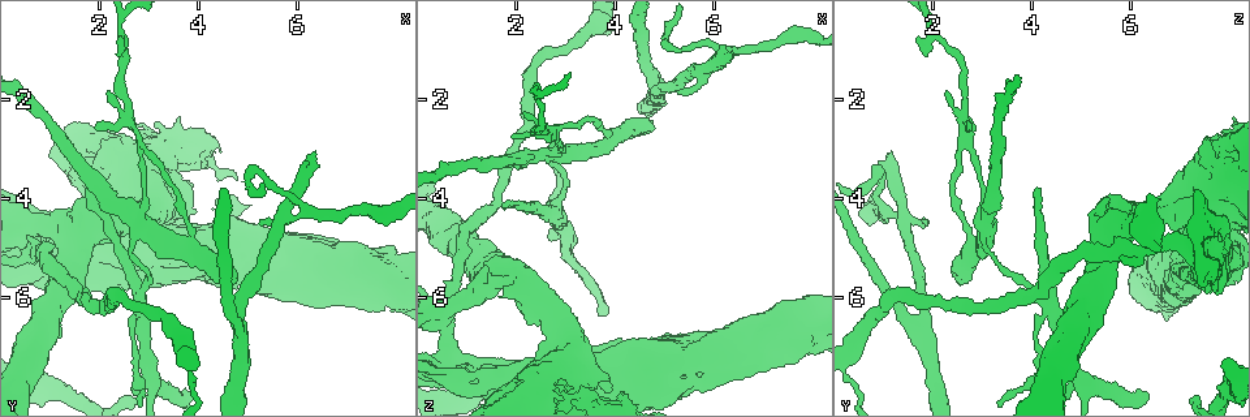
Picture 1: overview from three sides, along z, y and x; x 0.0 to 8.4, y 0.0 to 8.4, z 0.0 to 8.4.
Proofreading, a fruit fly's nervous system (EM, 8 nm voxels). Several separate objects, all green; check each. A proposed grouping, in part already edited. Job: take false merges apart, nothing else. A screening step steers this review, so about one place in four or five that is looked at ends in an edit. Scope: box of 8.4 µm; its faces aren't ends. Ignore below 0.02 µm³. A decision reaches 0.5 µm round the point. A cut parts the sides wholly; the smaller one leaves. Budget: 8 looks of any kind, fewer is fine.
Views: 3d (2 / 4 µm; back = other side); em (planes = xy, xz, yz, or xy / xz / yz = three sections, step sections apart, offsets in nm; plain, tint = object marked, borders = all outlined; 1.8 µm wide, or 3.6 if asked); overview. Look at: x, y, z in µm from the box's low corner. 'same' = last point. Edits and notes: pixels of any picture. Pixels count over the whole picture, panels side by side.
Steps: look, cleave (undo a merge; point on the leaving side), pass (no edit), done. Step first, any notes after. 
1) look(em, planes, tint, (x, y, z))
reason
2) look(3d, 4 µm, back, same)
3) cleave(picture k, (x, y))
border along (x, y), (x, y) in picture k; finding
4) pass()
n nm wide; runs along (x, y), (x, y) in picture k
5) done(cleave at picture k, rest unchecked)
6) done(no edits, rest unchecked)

look(em, xz, step 4, tint, (4.85, 6.80, 1.90))
two arms in line, one across

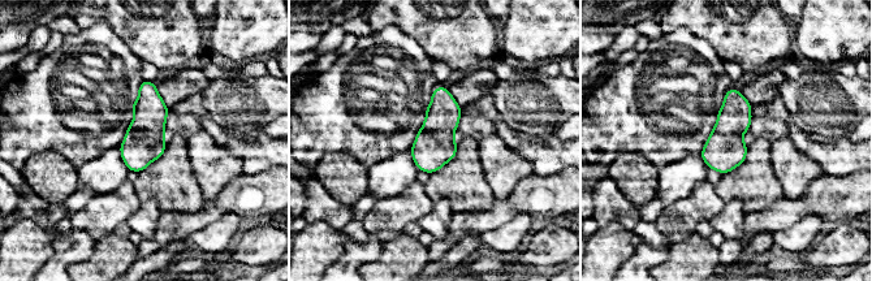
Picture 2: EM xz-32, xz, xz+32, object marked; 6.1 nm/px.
pass()
260 nm wide; one neuron here

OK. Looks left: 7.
look(3d, 4 µm, back, (2.75, 5.95, 4.20))
abrupt turn

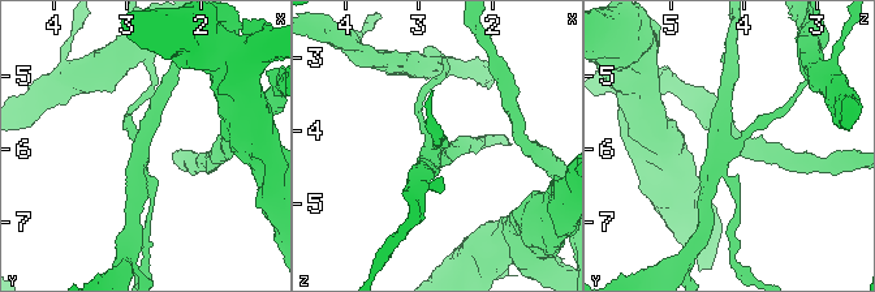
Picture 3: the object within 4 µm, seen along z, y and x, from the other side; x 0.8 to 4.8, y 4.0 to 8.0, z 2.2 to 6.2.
look(em, yz, step 16, borders, (2.80, 5.95, 4.20))
need the tissue

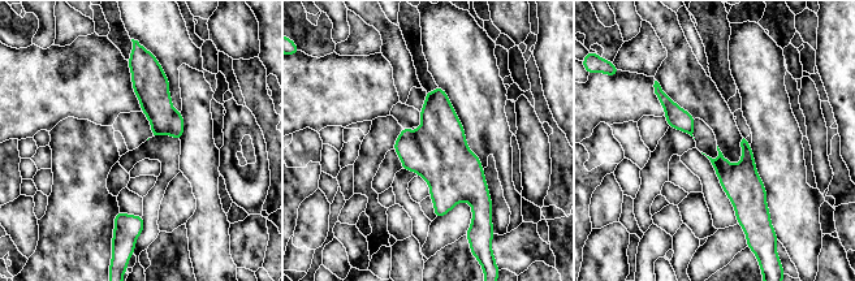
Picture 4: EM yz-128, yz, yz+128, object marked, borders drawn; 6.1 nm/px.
look(em, planes, borders, same)

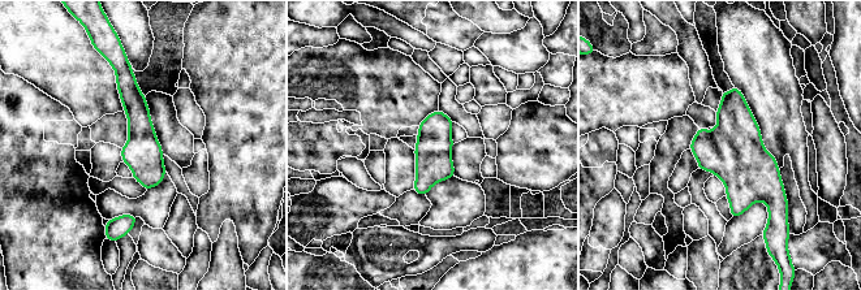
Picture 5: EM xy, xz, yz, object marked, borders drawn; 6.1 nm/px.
pass()
runs along (127, 69), (147, 185) in picture 5; one neuron here

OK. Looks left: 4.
look(em, planes, tint, (2.25, 3.65, 7.90))
thick turns thin

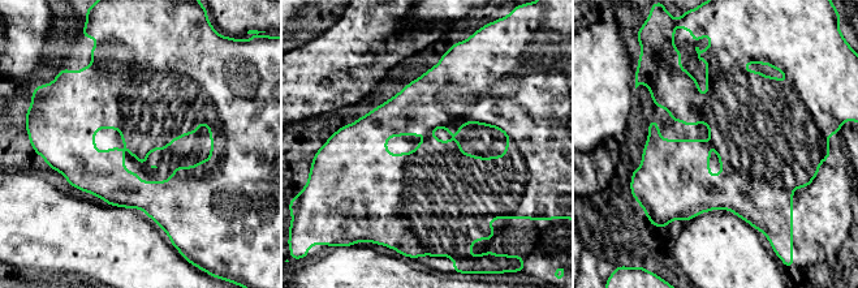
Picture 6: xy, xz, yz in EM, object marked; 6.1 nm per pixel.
pass()
all the same neuron

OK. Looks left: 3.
done(no edits, rest unchecked)

